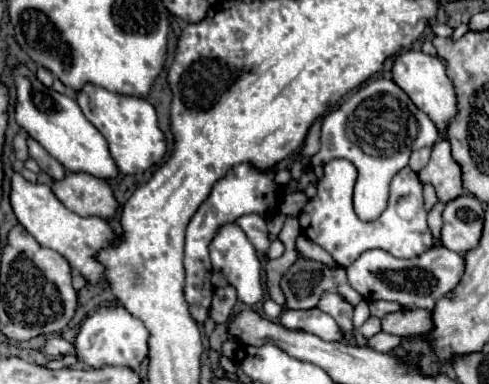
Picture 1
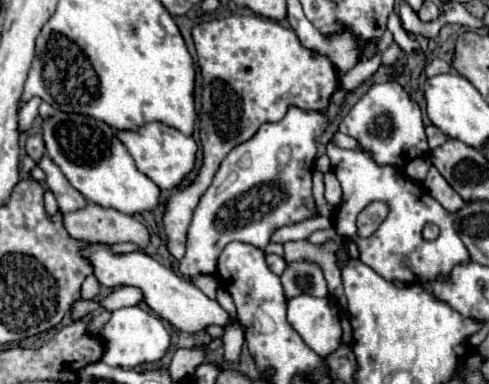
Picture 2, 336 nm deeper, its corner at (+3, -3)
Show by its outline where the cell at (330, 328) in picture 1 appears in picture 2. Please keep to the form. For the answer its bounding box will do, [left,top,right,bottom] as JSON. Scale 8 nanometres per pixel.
[288,294,340,356]

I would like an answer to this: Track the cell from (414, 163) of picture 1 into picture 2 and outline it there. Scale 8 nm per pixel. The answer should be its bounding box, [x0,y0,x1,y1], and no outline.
[404,156,432,182]

